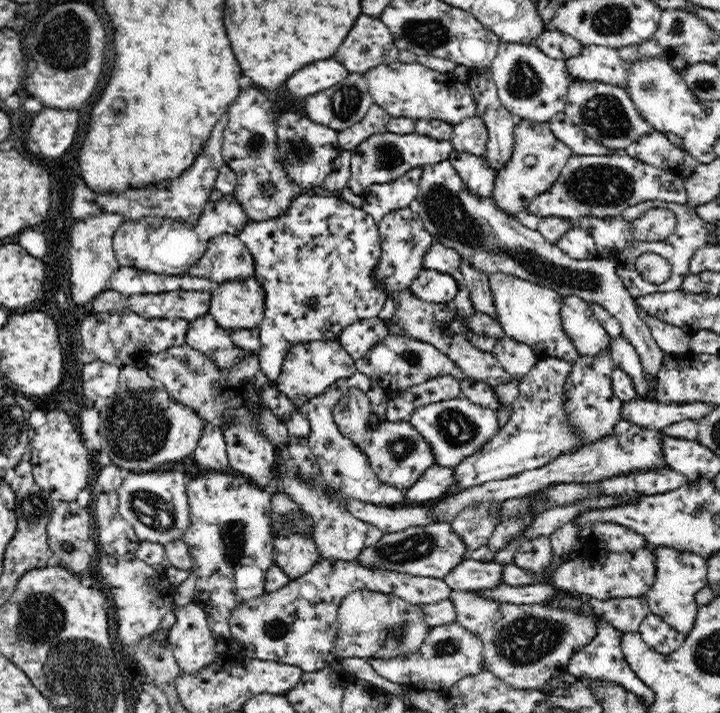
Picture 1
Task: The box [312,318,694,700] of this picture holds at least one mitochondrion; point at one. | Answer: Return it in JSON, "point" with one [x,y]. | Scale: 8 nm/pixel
{"point":[526,640]}

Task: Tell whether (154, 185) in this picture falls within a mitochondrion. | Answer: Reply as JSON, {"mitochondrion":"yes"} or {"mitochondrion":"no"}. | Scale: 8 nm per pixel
{"mitochondrion":"no"}

